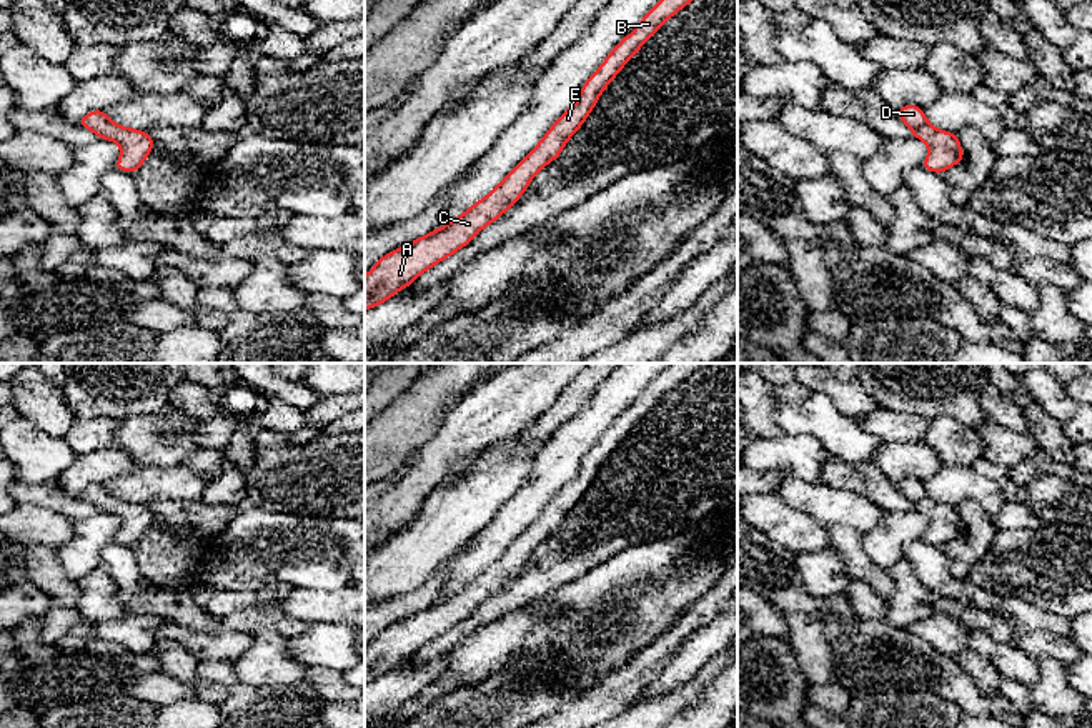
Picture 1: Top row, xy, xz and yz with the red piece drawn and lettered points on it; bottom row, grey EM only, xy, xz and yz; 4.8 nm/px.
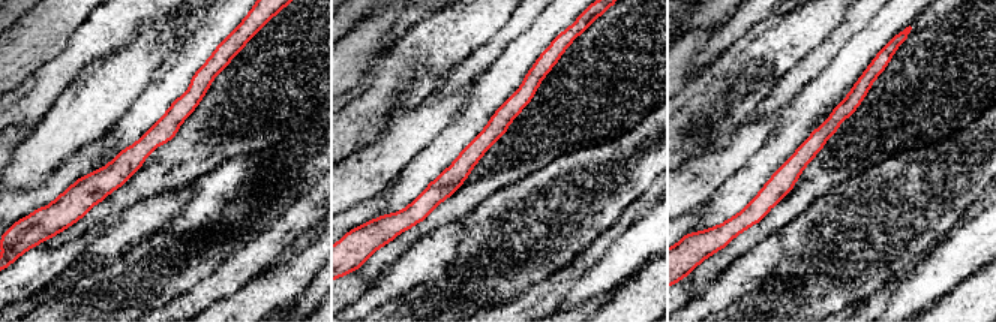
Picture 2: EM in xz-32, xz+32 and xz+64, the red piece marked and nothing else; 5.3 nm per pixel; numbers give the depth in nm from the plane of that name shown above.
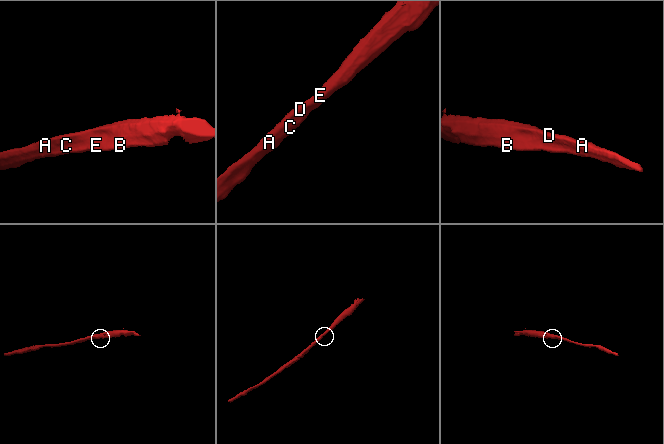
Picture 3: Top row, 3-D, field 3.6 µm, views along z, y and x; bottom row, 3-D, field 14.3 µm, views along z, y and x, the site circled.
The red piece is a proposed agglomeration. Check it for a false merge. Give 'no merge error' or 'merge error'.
no merge error

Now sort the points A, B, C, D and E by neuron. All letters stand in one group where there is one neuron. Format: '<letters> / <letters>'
A B C D E

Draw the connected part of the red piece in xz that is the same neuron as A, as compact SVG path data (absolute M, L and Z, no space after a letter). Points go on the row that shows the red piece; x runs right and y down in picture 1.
M659 0L588 78L576 103L553 123L526 158L484 198L444 227L381 257L365 275L365 310L381 305L405 287L410 287L421 273L466 247L476 233L509 210L526 192L533 177L559 157L566 142L586 122L599 95L621 68L689 2L692 0Z

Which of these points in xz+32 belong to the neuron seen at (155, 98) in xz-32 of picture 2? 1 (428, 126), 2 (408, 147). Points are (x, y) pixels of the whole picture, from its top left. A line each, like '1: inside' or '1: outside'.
1: outside
2: outside

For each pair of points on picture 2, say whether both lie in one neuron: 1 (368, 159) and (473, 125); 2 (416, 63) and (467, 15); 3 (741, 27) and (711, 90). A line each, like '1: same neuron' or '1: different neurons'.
1: different neurons
2: same neuron
3: different neurons

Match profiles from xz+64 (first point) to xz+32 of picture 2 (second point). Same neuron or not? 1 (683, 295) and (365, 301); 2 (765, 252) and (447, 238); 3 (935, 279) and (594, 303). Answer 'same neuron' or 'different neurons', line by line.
1: different neurons
2: same neuron
3: different neurons

